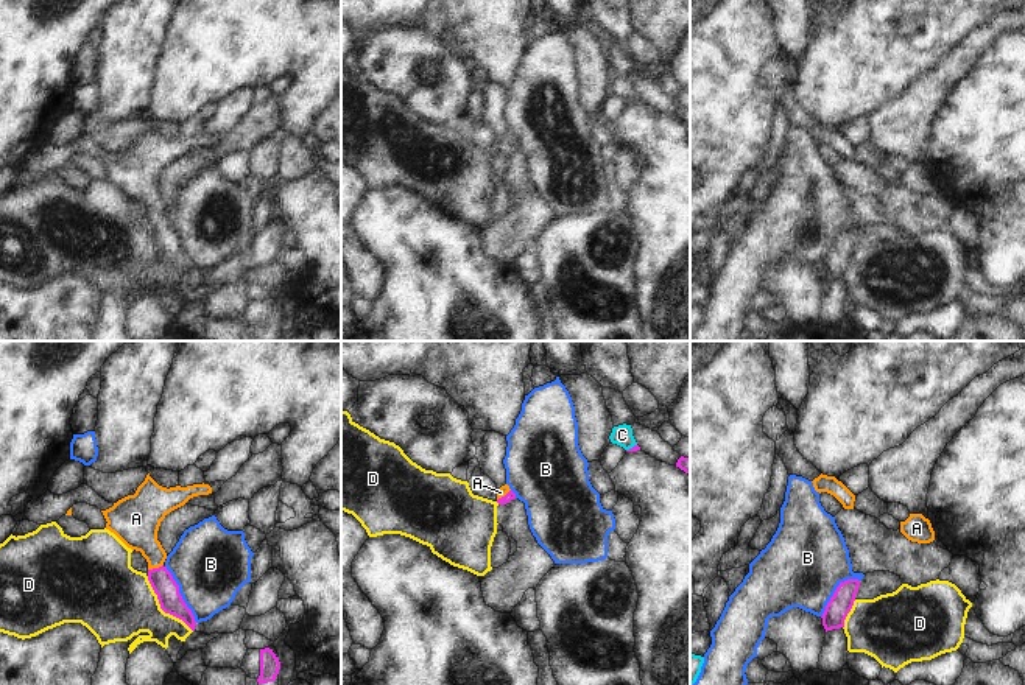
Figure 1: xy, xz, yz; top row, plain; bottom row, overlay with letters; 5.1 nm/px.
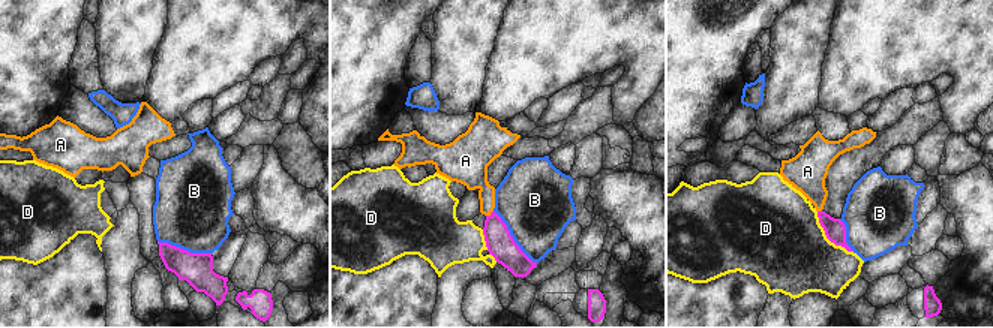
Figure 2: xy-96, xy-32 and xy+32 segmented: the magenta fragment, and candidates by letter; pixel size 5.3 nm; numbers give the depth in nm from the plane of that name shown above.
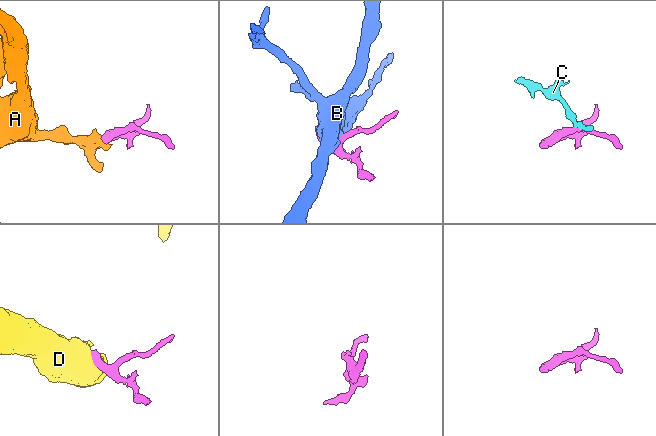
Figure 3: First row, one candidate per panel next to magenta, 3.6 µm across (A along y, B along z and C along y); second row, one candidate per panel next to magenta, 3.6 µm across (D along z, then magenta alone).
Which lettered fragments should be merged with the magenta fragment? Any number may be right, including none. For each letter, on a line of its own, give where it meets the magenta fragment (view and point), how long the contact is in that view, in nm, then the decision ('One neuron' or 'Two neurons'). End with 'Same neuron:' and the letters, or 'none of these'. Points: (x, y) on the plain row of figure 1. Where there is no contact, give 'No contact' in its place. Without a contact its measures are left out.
A: Touches magenta at xy (154, 220). Shared border 90 nm. One neuron
B: Touches magenta at xy (179, 245). Shared border 340 nm. Two neurons
C: Touches magenta at xz (633, 98). Shared border 70 nm. Two neurons
D: Touches magenta at xy (161, 259). Shared border 380 nm. Two neurons
Same neuron: A

